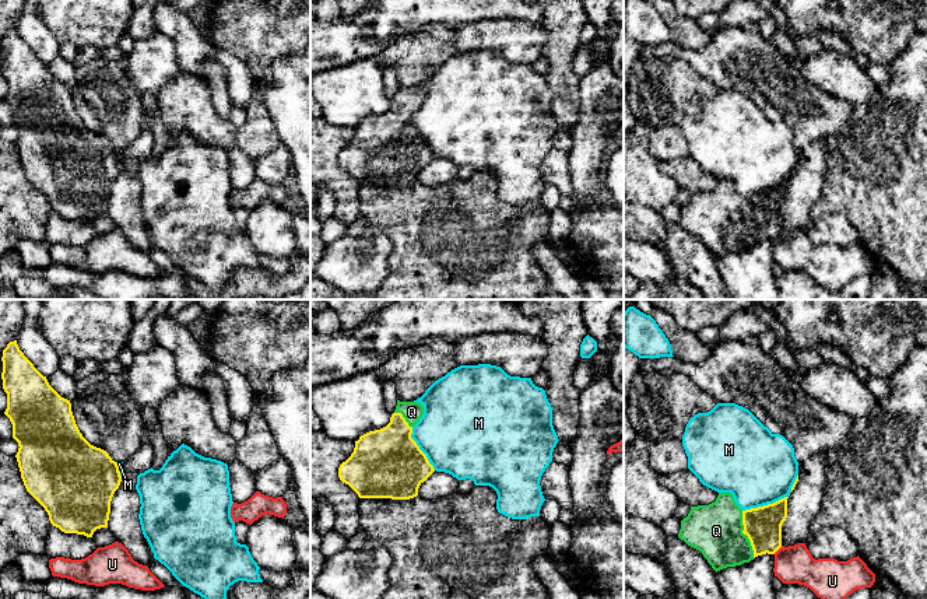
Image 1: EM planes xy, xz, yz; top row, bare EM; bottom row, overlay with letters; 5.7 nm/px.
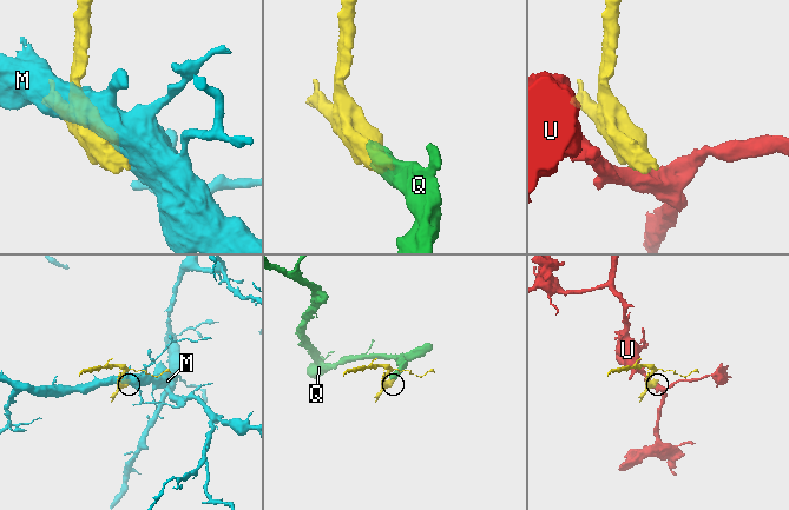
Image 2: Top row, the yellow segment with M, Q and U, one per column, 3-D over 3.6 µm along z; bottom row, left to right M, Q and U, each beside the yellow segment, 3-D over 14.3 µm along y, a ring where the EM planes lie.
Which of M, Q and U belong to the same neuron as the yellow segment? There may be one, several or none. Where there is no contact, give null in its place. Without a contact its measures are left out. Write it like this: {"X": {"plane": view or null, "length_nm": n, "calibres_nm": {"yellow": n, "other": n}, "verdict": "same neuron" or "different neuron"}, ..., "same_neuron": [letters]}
{"M": {"plane": "yz", "length_nm": 380, "calibres_nm": {"yellow": 220, "other": 420}, "verdict": "different neuron"}, "Q": {"plane": "yz", "length_nm": 280, "calibres_nm": {"yellow": 220, "other": 300}, "verdict": "same neuron"}, "U": {"plane": "yz", "length_nm": 70, "calibres_nm": {"yellow": 220, "other": 220}, "verdict": "different neuron"}, "same_neuron": ["Q"]}

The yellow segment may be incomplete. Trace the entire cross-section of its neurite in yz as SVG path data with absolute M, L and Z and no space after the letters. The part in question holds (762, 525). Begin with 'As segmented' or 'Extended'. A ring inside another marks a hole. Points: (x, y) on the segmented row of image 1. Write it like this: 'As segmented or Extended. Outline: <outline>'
Extended. Outline: M719 493L709 505L691 507L681 521L678 537L699 550L717 572L727 567L749 563L762 554L775 554L782 547L782 525L787 518L787 498L773 504L742 511L731 493Z

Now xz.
Extended. Outline: M400 402L390 417L390 423L369 431L355 441L351 456L338 467L338 477L348 484L359 498L410 500L418 495L419 486L435 472L426 455L411 438L412 427L424 414L418 402Z

